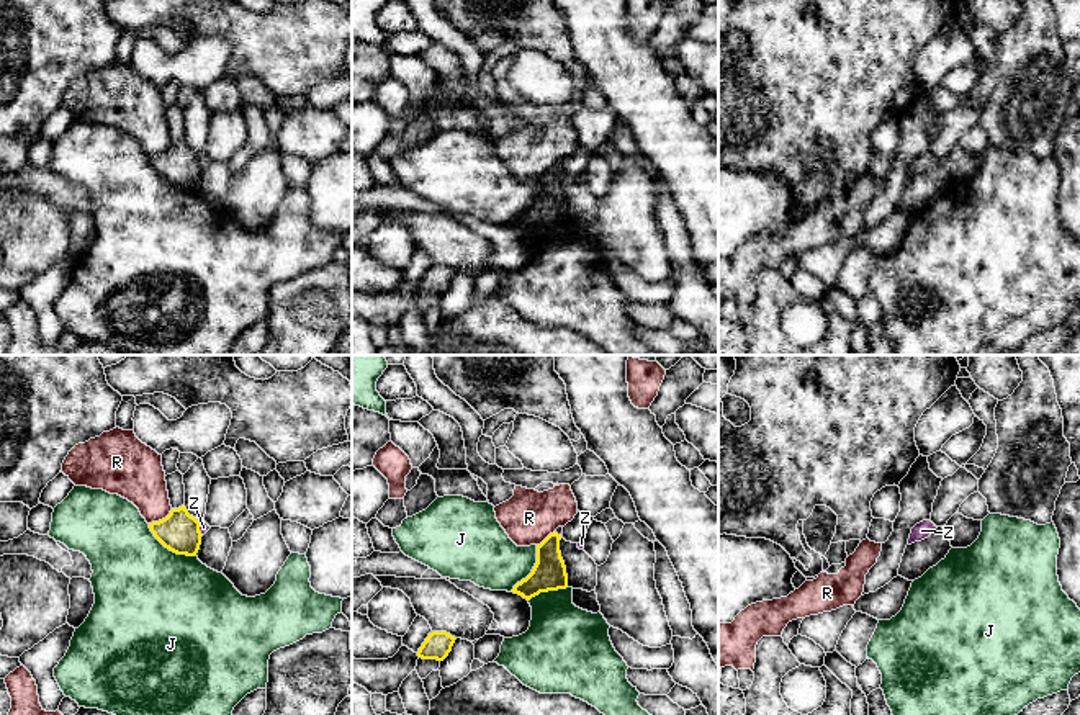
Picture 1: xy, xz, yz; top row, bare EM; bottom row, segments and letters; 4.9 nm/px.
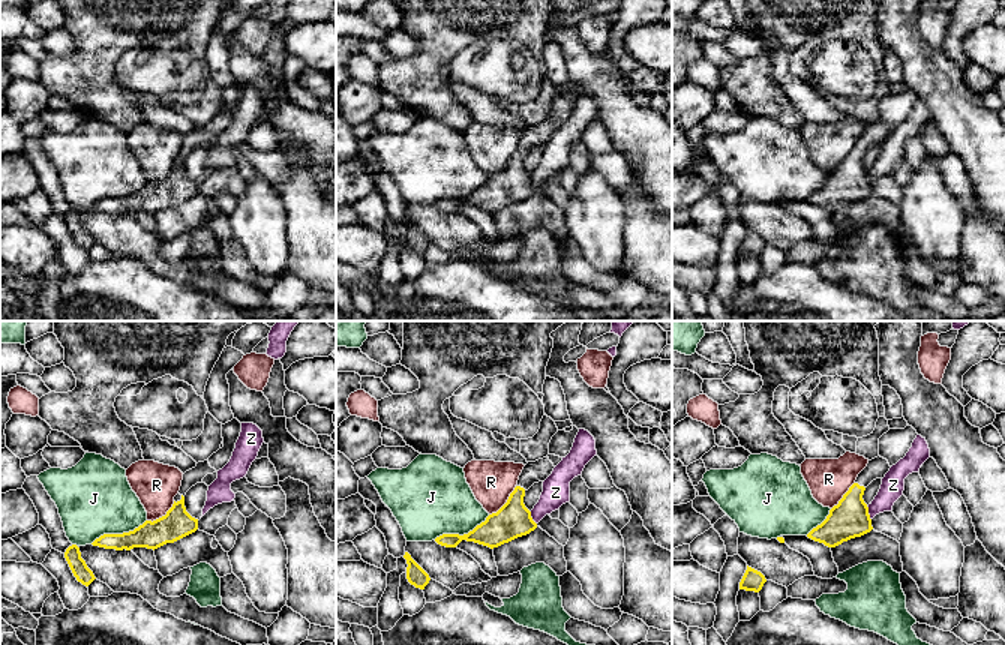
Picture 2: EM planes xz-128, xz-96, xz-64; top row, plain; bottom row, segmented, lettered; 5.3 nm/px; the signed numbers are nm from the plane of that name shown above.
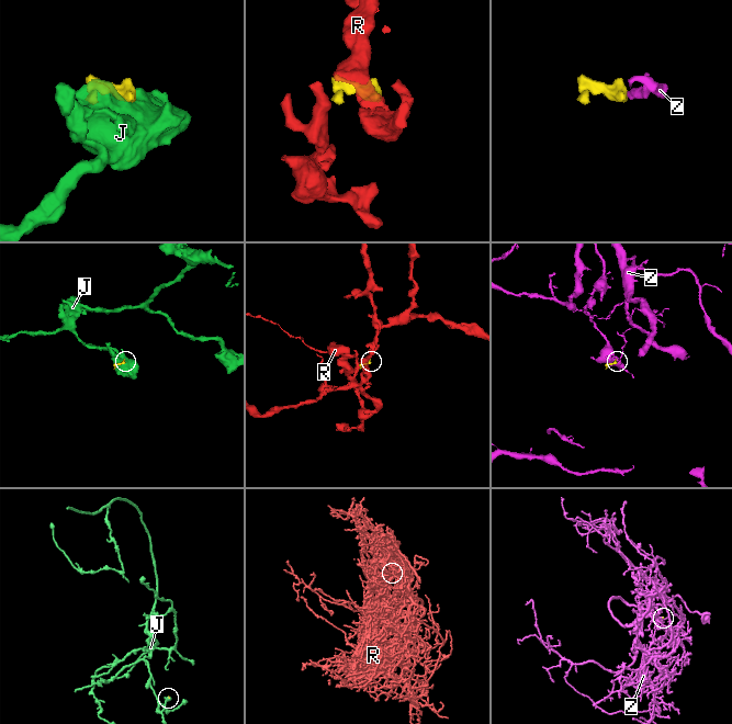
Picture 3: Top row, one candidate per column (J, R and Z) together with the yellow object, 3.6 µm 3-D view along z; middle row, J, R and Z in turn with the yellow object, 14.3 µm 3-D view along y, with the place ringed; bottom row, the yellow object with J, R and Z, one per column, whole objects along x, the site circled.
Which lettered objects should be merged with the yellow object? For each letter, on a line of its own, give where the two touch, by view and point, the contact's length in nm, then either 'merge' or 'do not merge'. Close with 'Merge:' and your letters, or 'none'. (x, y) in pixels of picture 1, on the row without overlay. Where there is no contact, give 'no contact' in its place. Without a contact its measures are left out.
J: meets yellow in xy at (169, 182); contact 280 nm long; do not merge
R: meets yellow in xy at (162, 152); contact 140 nm long; do not merge
Z: meets yellow in xy at (198, 162); contact 70 nm long; do not merge
Merge: none

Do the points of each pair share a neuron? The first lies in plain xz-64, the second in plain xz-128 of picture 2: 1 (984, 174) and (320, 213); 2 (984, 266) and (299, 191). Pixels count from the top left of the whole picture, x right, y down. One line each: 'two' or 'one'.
1: two
2: one

